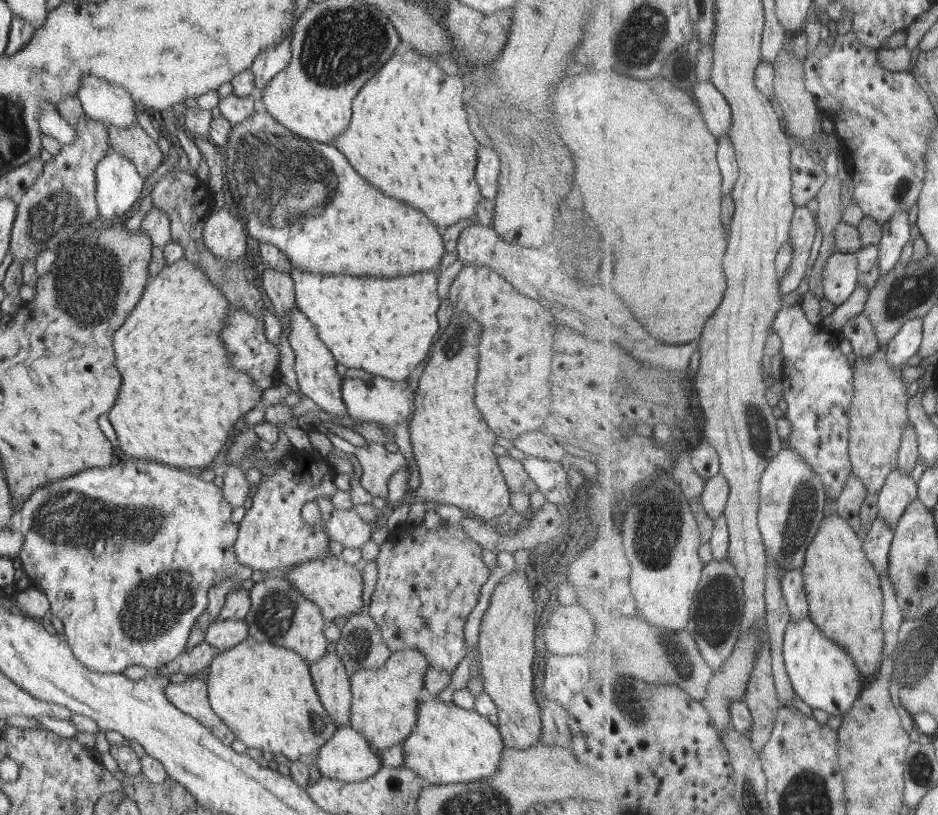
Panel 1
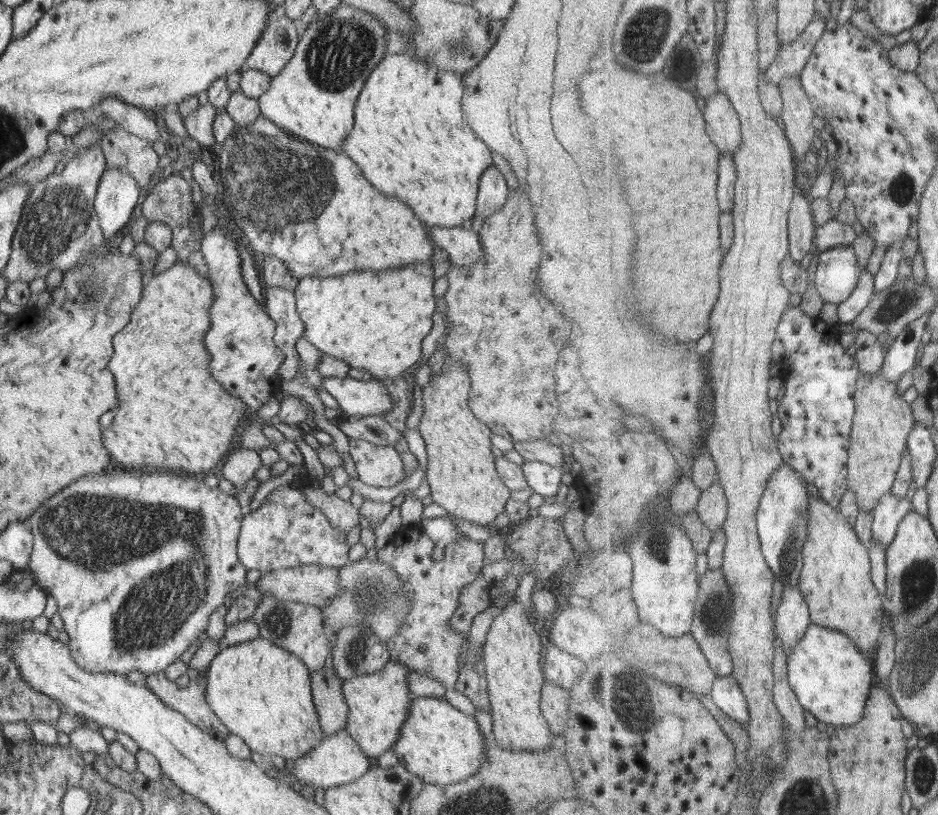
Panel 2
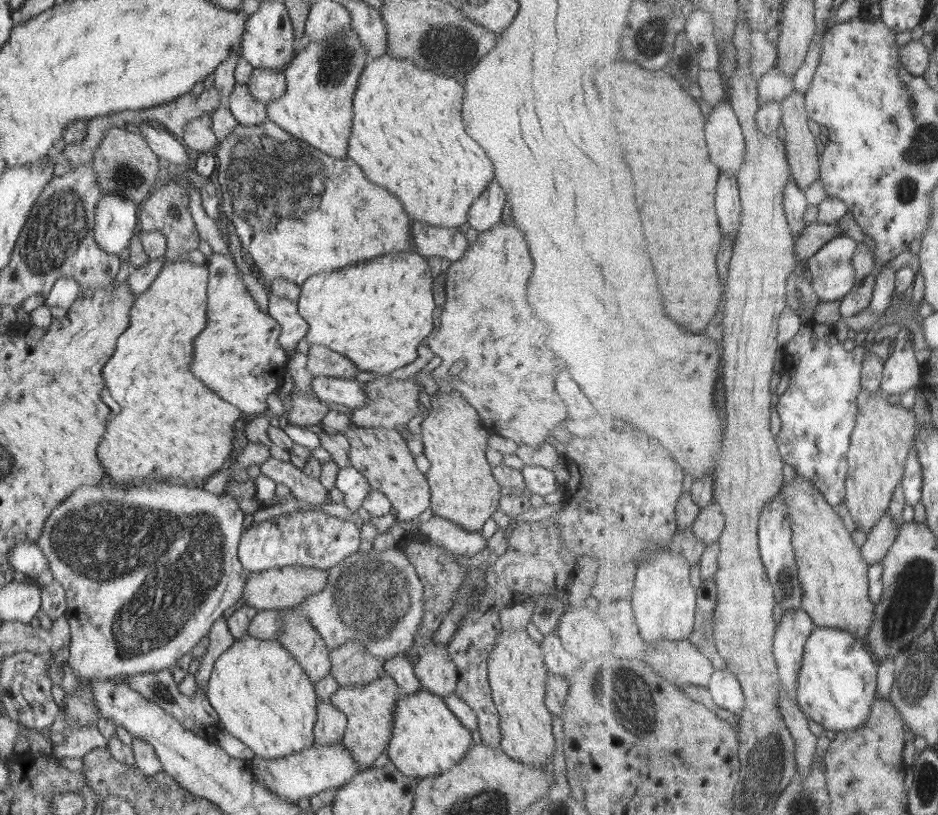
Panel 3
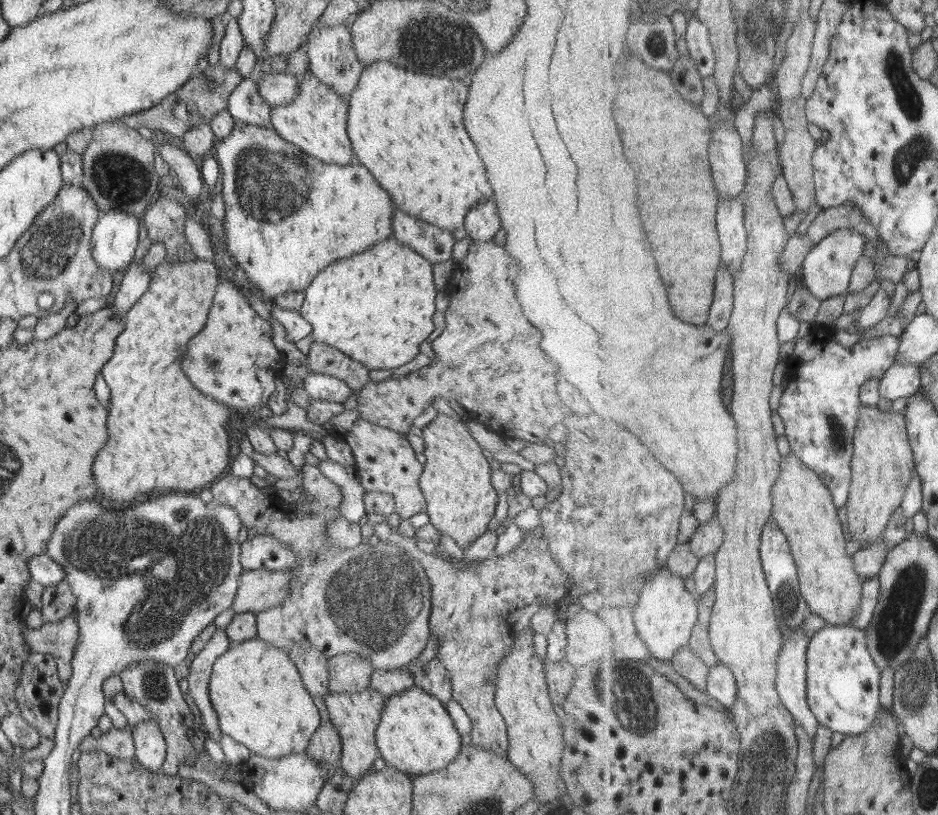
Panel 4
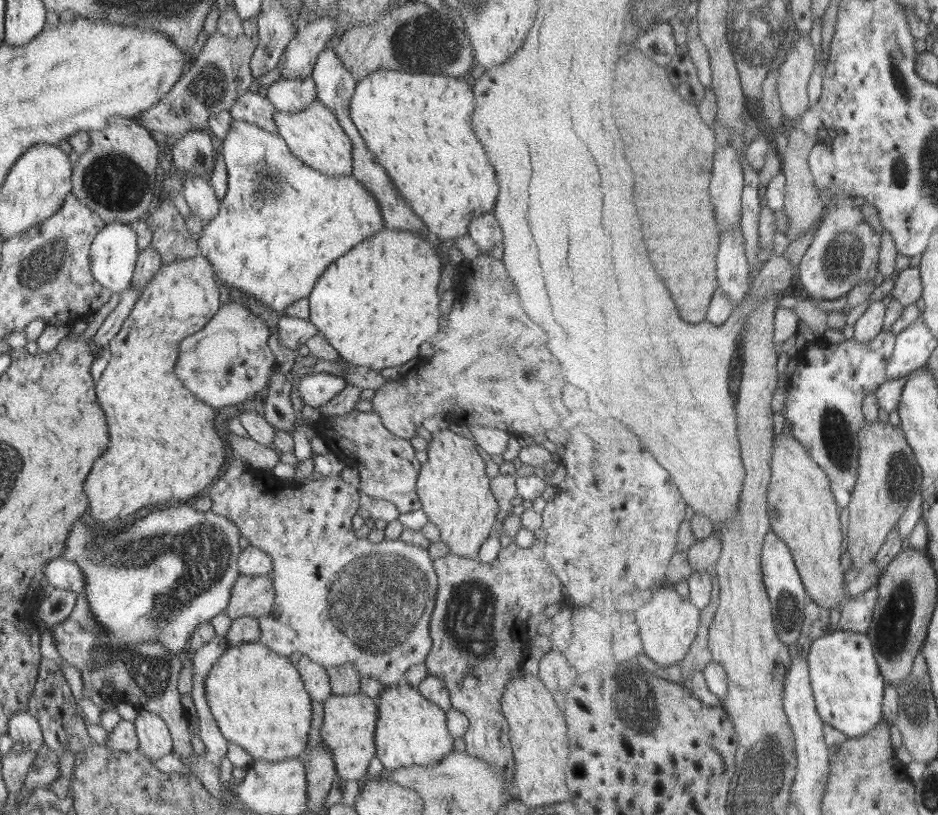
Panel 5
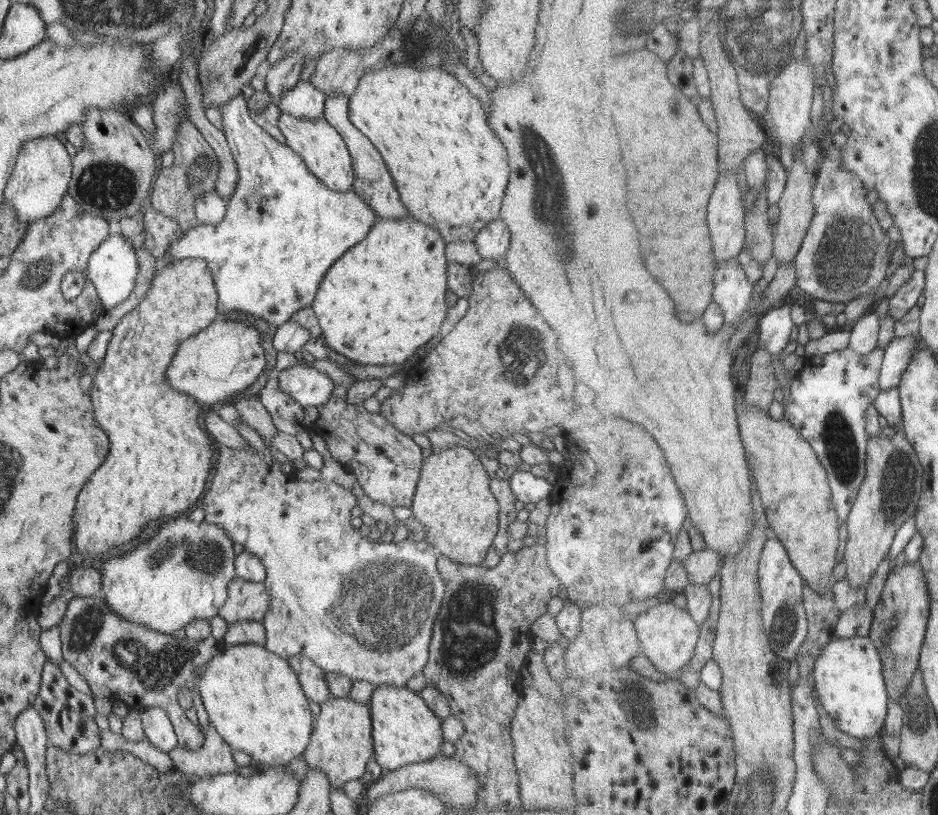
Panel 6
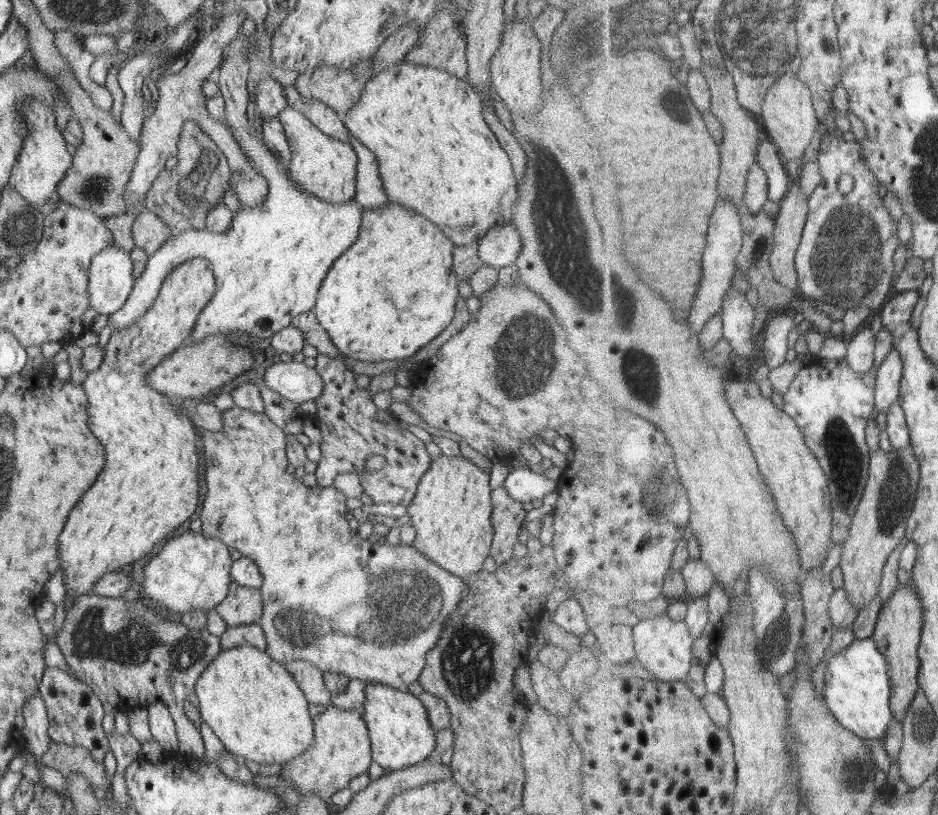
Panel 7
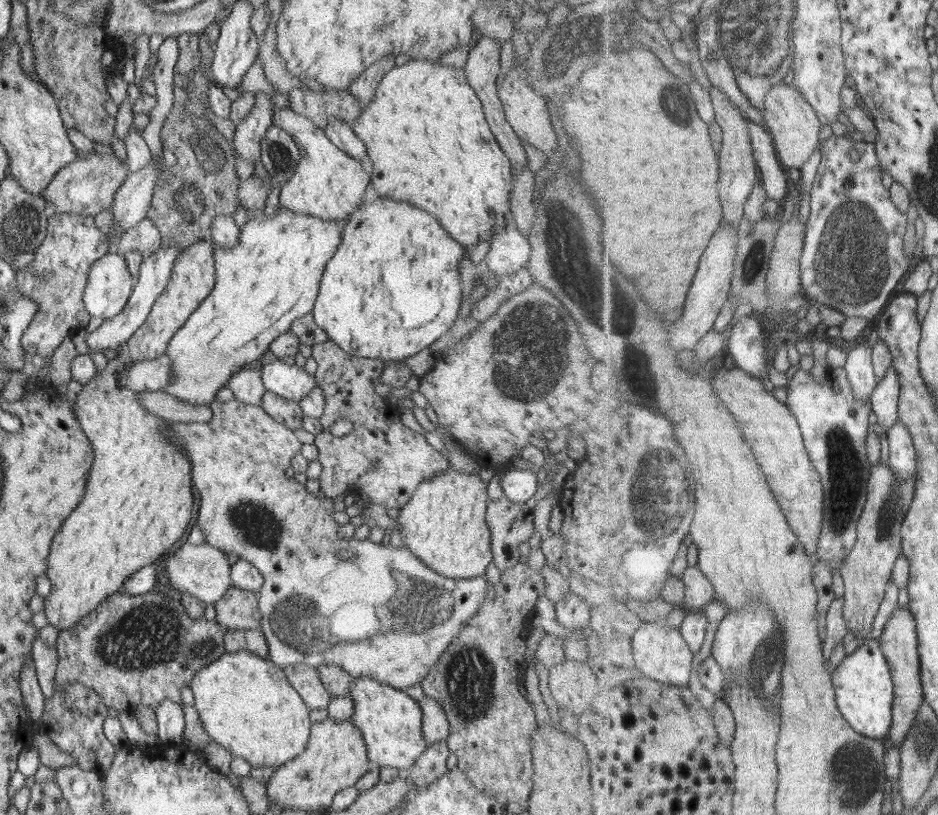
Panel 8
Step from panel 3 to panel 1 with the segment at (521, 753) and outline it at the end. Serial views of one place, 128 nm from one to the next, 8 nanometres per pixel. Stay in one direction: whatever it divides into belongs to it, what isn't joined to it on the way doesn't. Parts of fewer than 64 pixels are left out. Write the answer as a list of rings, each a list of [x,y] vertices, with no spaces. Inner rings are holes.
[[[523,569],[501,576],[483,612],[478,630],[478,666],[483,690],[495,703],[496,727],[505,747],[524,749],[541,738],[540,708],[531,694],[531,662],[534,656],[535,592],[529,587]]]

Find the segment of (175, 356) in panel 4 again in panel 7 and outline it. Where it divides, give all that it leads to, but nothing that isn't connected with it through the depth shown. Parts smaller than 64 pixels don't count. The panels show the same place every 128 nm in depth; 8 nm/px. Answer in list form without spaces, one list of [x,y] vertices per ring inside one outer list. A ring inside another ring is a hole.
[[[197,257],[185,259],[178,264],[173,270],[169,271],[169,274],[163,279],[157,296],[153,299],[151,306],[147,307],[147,312],[143,315],[135,318],[135,321],[131,321],[129,325],[121,327],[121,329],[115,329],[111,332],[107,343],[105,345],[105,351],[103,351],[103,358],[99,366],[86,374],[86,378],[81,383],[81,388],[87,399],[87,421],[89,431],[98,439],[98,442],[103,446],[104,452],[104,464],[98,476],[95,478],[95,482],[91,484],[91,488],[79,498],[79,502],[73,506],[73,510],[69,512],[69,516],[66,516],[66,520],[63,524],[62,532],[58,535],[58,548],[57,555],[59,555],[59,566],[62,571],[63,588],[65,590],[65,600],[63,601],[63,608],[65,612],[71,607],[73,603],[73,597],[75,595],[89,595],[91,594],[91,587],[95,585],[97,577],[105,575],[105,573],[115,572],[121,570],[128,570],[135,560],[139,560],[151,550],[151,547],[156,542],[160,542],[160,545],[164,543],[168,538],[171,538],[173,534],[177,533],[181,528],[188,524],[189,516],[195,512],[197,508],[197,502],[199,502],[199,480],[197,480],[197,470],[199,470],[199,456],[195,451],[198,442],[198,436],[196,435],[194,425],[188,420],[188,416],[182,412],[182,410],[176,410],[176,400],[174,396],[160,394],[159,392],[151,389],[147,385],[147,372],[153,370],[153,366],[157,366],[159,362],[171,354],[173,350],[181,346],[183,340],[187,338],[187,334],[191,334],[191,328],[199,316],[199,312],[203,310],[203,306],[209,302],[209,298],[213,295],[215,290],[214,276],[210,264],[205,258]]]

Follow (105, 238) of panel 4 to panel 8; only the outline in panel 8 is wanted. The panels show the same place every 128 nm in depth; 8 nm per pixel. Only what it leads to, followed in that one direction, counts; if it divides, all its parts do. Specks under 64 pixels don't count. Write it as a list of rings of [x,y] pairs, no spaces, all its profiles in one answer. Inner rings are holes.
[[[109,251],[92,262],[82,294],[89,316],[106,319],[119,314],[131,294],[133,281],[118,252]]]

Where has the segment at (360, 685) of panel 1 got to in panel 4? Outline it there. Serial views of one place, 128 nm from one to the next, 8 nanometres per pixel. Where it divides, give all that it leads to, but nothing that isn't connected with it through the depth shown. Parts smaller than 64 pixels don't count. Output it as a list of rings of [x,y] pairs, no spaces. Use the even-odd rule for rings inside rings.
[[[367,687],[355,693],[340,692],[323,696],[331,726],[337,729],[340,740],[340,770],[354,779],[369,772],[378,755],[374,732],[383,710],[385,697],[375,689]]]

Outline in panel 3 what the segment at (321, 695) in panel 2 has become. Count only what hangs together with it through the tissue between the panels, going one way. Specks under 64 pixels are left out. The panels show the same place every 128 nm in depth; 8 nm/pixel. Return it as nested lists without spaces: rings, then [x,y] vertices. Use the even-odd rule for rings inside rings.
[[[316,697],[316,721],[313,727],[313,744],[329,745],[342,742],[346,720],[341,710],[331,701]]]

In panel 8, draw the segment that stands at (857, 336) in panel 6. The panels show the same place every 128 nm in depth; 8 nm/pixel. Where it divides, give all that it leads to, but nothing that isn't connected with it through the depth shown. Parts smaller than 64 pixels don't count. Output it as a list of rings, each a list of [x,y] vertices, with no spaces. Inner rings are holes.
[[[867,341],[849,346],[849,358],[845,368],[856,398],[871,400],[873,391],[879,386],[879,376],[873,368],[873,346]]]

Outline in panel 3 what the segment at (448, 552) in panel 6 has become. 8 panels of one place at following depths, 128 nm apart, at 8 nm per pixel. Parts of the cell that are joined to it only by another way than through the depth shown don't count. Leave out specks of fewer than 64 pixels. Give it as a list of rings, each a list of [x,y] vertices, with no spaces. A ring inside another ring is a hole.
[[[452,389],[448,394],[437,392],[430,396],[429,412],[421,420],[422,452],[429,461],[424,478],[430,494],[429,506],[433,516],[441,517],[463,527],[466,531],[479,531],[498,509],[501,492],[485,459],[489,432],[480,425],[476,411]]]

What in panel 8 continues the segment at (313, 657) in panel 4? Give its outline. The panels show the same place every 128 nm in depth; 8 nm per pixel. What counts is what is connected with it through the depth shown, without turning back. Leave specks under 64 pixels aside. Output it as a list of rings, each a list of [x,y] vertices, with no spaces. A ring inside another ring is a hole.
[[[305,664],[286,666],[283,668],[287,683],[301,697],[308,710],[325,709],[331,697],[321,685],[315,667]]]

